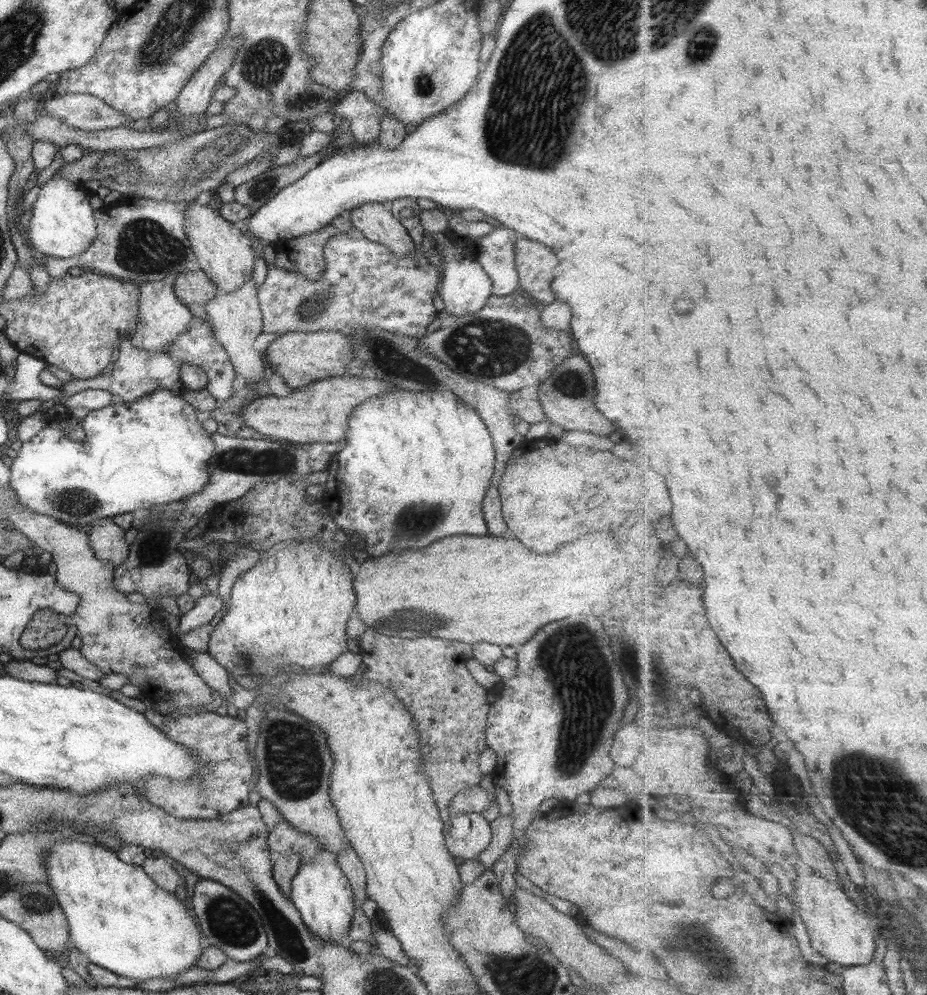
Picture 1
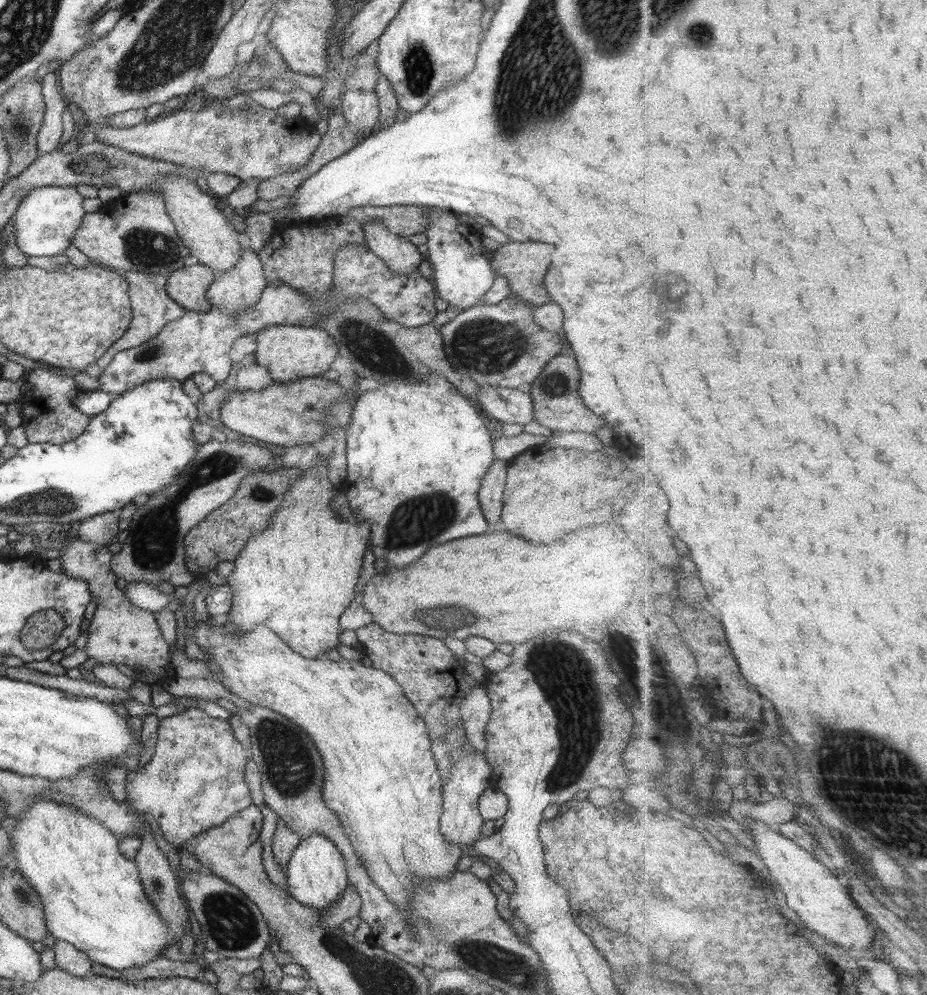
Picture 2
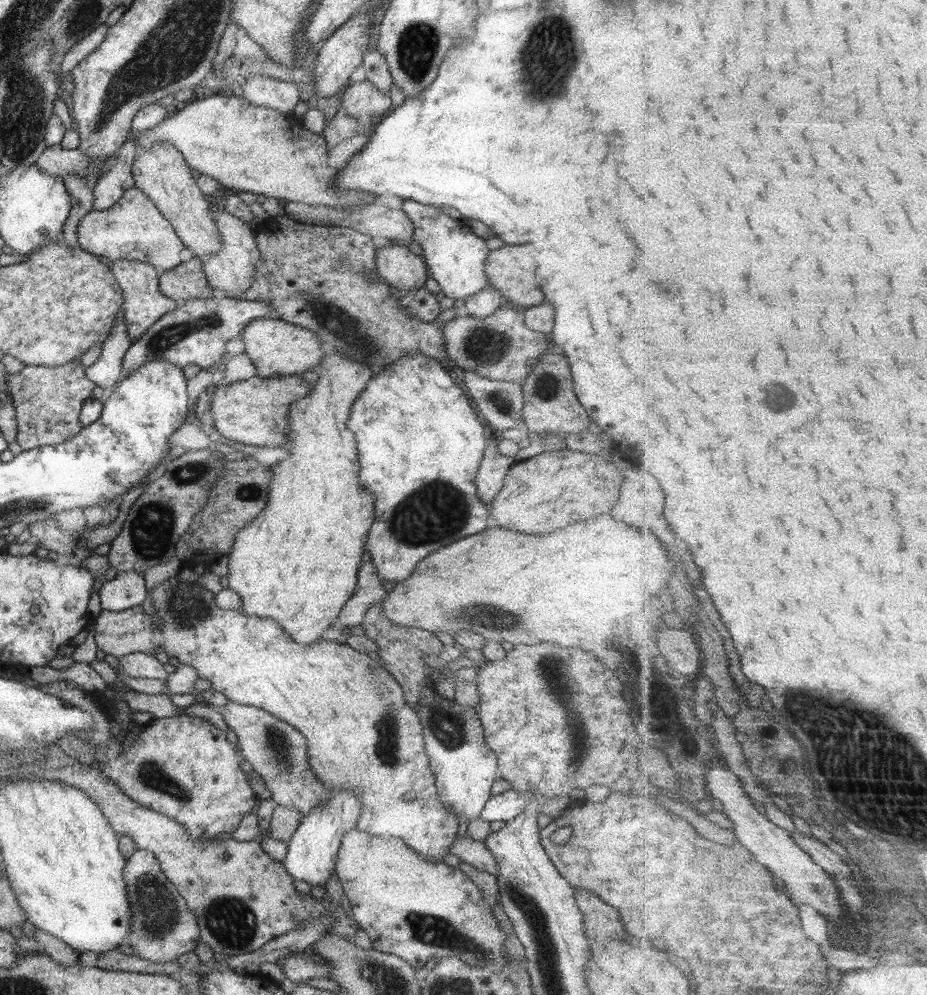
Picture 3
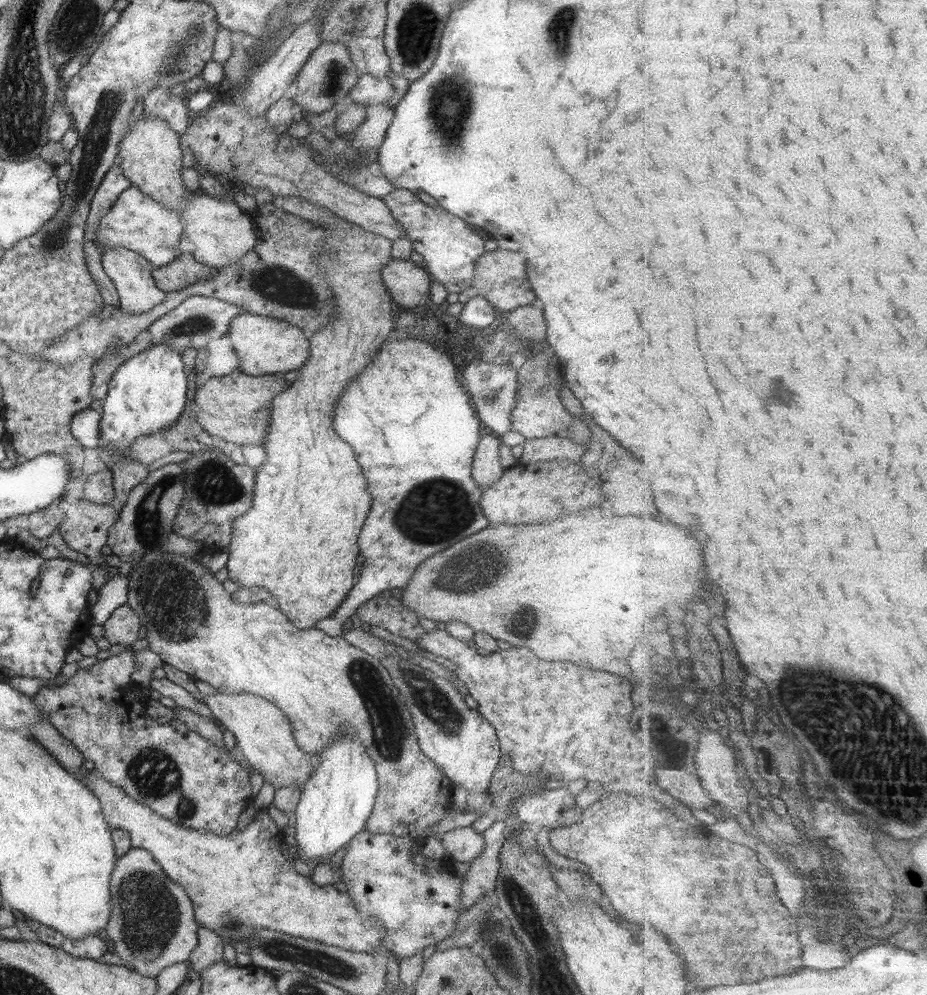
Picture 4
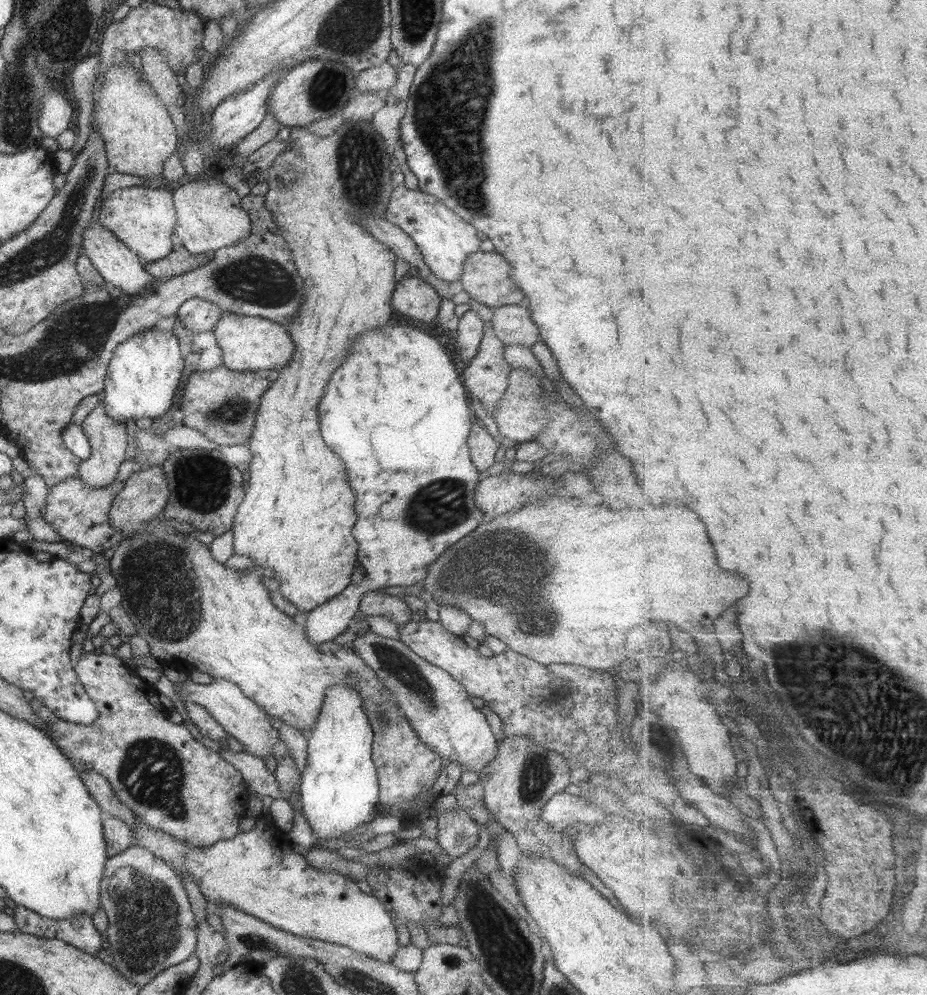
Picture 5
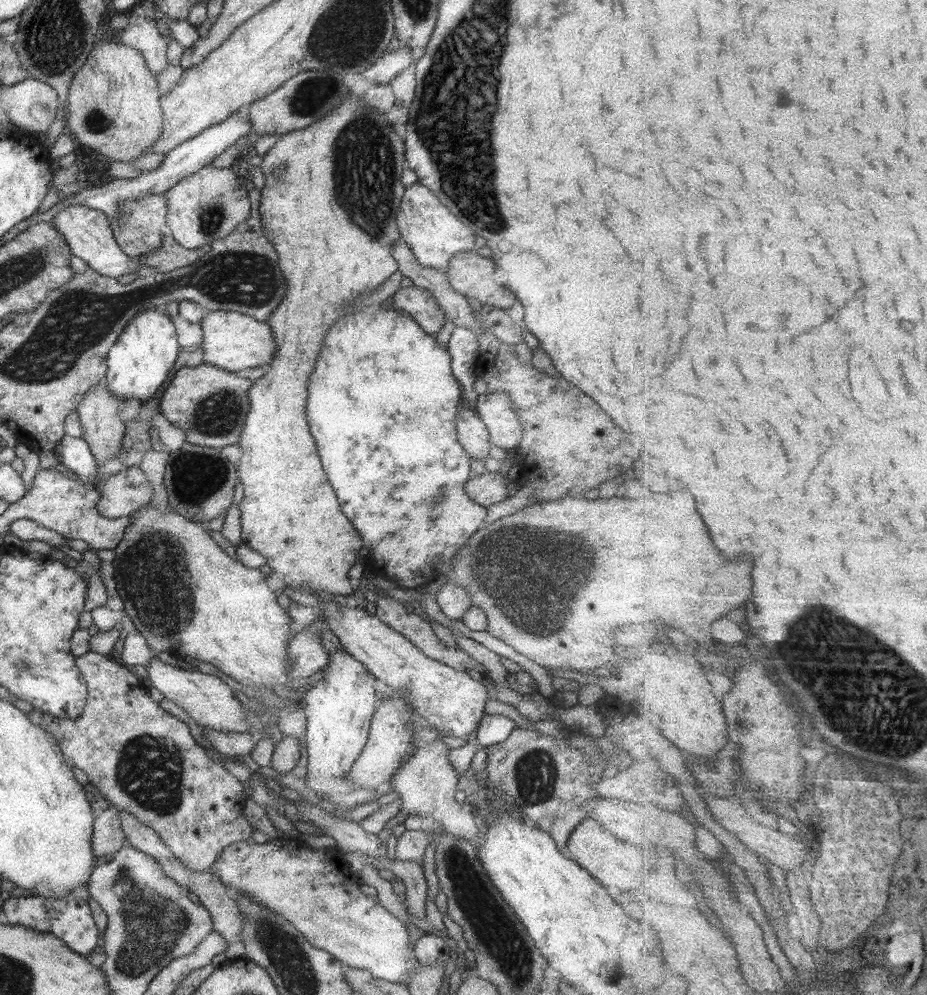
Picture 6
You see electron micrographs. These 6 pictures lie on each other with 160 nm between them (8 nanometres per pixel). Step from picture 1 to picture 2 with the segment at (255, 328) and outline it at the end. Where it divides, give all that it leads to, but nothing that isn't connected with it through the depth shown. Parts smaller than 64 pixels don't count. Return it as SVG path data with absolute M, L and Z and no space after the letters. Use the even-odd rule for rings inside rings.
M250 248L242 250L240 260L236 261L235 266L231 270L214 272L214 279L206 292L206 301L210 306L216 306L227 314L235 314L235 317L240 312L250 312L252 310L267 283L258 255Z

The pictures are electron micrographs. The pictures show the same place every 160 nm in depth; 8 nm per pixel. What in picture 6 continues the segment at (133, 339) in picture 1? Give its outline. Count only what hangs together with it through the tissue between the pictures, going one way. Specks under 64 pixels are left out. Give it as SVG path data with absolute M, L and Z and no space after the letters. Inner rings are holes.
M79 203L68 205L55 214L49 224L55 228L55 232L59 232L59 236L63 236L70 254L81 258L83 262L87 263L88 268L93 269L97 274L116 279L119 276L131 274L140 267L136 260L130 259L121 252L110 230L110 222L101 211Z

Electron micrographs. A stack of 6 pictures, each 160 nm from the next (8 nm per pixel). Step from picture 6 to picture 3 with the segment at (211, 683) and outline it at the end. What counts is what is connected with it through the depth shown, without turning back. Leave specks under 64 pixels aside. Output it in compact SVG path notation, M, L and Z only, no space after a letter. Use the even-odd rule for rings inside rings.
M228 701L217 711L225 724L236 734L236 746L240 758L251 764L251 768L272 794L271 799L276 805L293 808L303 817L307 816L312 808L328 800L330 792L311 770L306 740L300 732L290 724L253 706Z

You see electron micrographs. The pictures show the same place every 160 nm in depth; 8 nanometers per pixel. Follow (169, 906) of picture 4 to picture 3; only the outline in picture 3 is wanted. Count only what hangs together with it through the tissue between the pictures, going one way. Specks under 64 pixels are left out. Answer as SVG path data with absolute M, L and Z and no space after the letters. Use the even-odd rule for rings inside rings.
M138 849L126 859L123 869L126 897L130 906L130 928L123 944L131 946L135 950L135 956L151 962L175 961L180 954L192 951L199 940L199 931L196 918L187 908L184 898L177 892L171 881L162 873L158 860L152 852Z

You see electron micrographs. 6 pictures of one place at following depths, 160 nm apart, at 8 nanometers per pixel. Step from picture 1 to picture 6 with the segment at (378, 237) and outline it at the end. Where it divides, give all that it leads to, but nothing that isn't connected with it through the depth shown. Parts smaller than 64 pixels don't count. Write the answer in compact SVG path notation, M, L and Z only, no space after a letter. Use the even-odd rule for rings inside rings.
M400 287L392 299L393 308L413 319L428 335L437 332L446 321L447 316L436 299L424 288Z

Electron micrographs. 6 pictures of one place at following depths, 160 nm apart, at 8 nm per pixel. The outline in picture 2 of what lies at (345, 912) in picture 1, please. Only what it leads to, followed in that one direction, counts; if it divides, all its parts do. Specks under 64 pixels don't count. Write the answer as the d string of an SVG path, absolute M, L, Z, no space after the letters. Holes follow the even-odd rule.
M320 834L300 840L286 864L286 892L299 904L326 910L340 897L348 887L346 866L339 850Z

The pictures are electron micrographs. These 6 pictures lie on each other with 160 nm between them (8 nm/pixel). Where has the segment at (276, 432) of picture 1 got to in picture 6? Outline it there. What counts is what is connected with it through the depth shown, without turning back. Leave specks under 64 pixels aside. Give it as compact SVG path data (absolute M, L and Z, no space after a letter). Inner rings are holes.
M204 363L193 368L184 367L175 373L163 391L159 412L185 433L187 443L221 449L239 440L250 407L248 389L251 385L247 378Z

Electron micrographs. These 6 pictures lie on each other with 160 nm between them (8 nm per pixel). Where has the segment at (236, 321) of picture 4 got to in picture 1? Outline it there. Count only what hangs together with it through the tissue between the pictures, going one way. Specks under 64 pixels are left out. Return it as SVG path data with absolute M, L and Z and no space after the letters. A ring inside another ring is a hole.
M319 330L317 332L285 332L277 336L266 348L265 362L270 364L275 374L283 378L288 387L299 389L323 378L346 376L345 368L353 358L352 344L347 333Z

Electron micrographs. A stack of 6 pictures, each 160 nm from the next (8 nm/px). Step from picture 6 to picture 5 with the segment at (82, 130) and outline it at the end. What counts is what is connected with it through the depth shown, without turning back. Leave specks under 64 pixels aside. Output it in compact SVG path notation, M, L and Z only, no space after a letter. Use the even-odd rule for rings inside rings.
M112 65L104 72L104 84L99 84L94 88L92 98L92 111L90 116L89 130L95 130L103 139L105 146L105 156L110 171L131 176L141 176L151 182L145 182L145 186L155 186L163 180L162 169L167 157L177 154L179 146L177 144L177 134L172 124L168 111L163 103L155 97L155 93L149 89L149 85L143 78L137 78L137 72L130 66Z

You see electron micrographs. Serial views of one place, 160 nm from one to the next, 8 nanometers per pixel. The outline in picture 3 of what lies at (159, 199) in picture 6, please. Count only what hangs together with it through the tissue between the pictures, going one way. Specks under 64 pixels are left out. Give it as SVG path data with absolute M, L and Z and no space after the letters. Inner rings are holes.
M135 187L125 190L111 208L86 213L77 226L77 242L81 250L95 257L110 261L136 260L160 272L175 268L180 263L179 252L184 248L157 207Z

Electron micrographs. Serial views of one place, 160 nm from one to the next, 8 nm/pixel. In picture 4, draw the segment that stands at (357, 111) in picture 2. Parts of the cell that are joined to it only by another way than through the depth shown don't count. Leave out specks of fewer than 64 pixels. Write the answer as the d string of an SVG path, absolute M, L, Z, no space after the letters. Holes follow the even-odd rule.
M360 73L347 97L353 101L353 104L370 108L379 103L387 103L393 94L394 89L388 77L377 79Z

